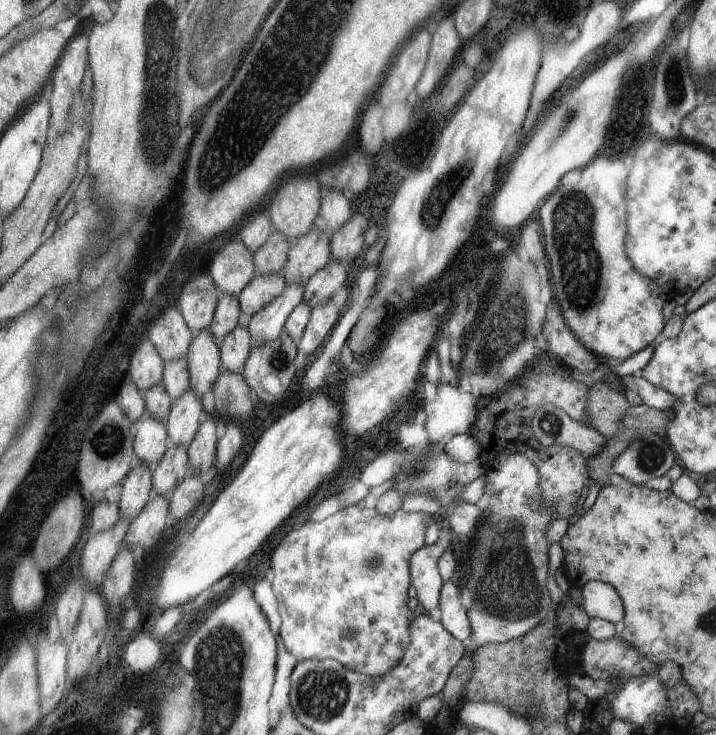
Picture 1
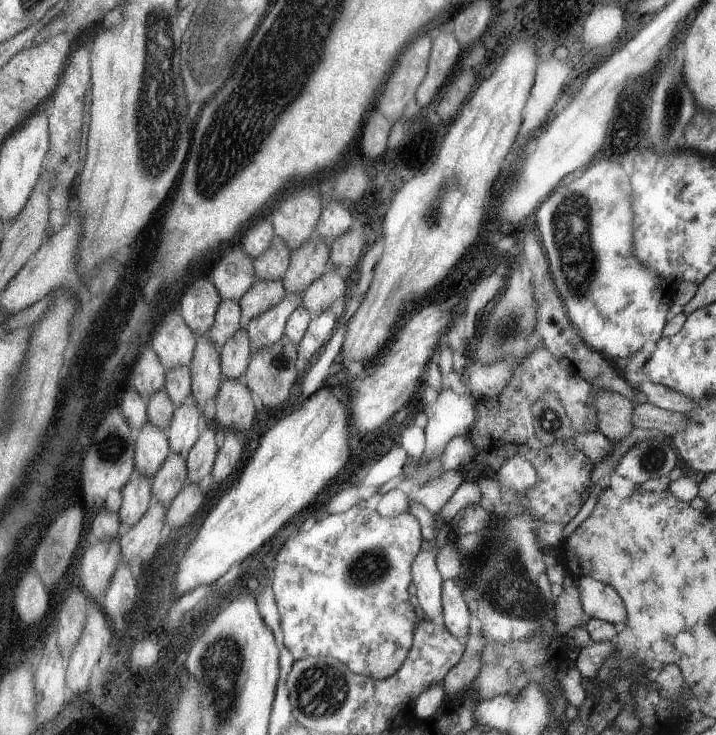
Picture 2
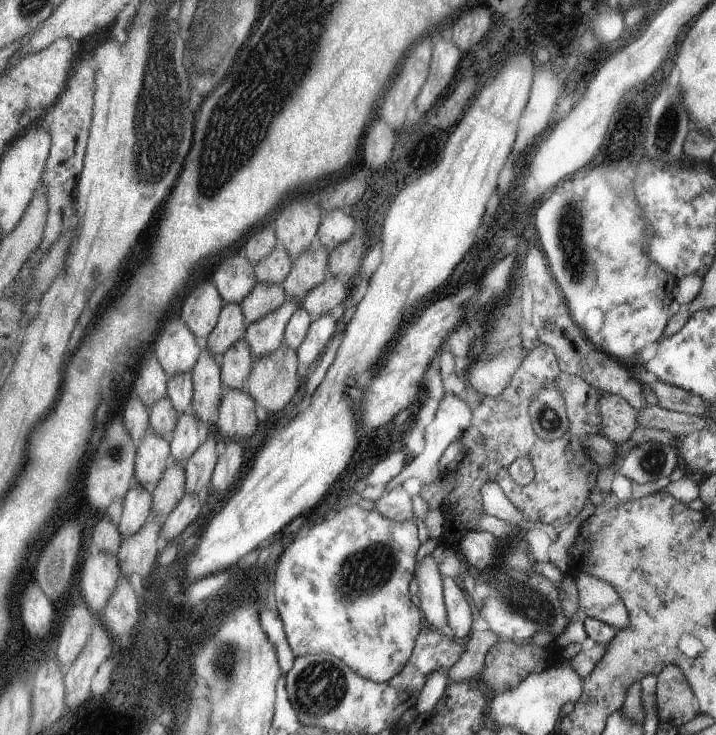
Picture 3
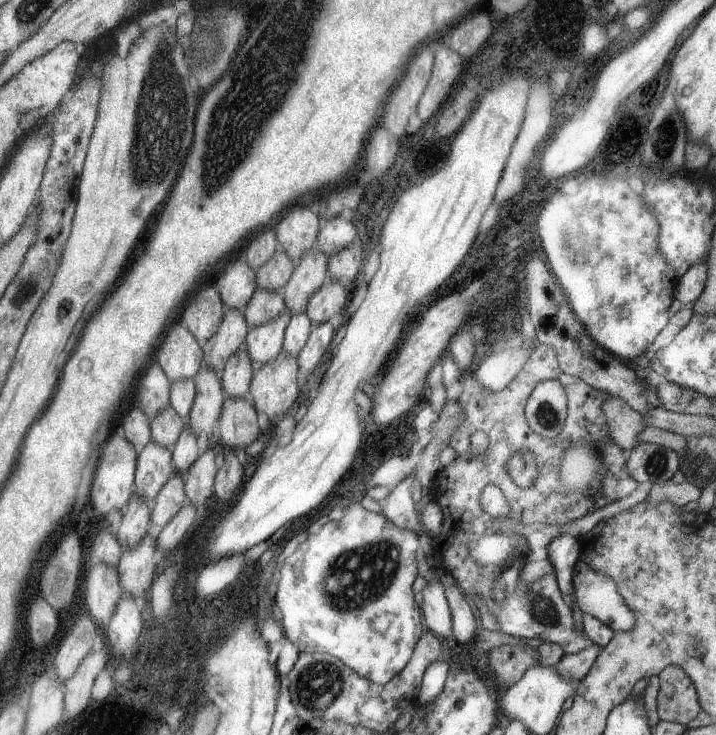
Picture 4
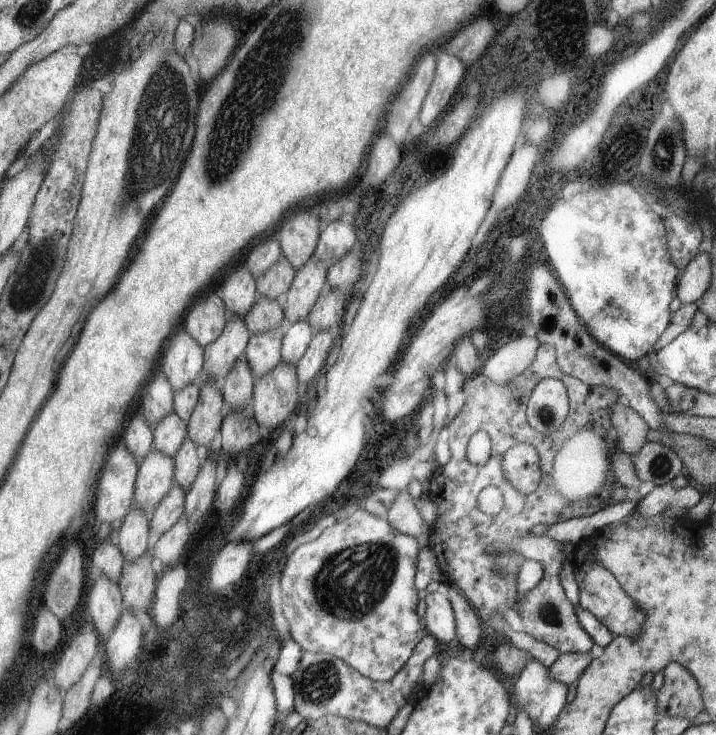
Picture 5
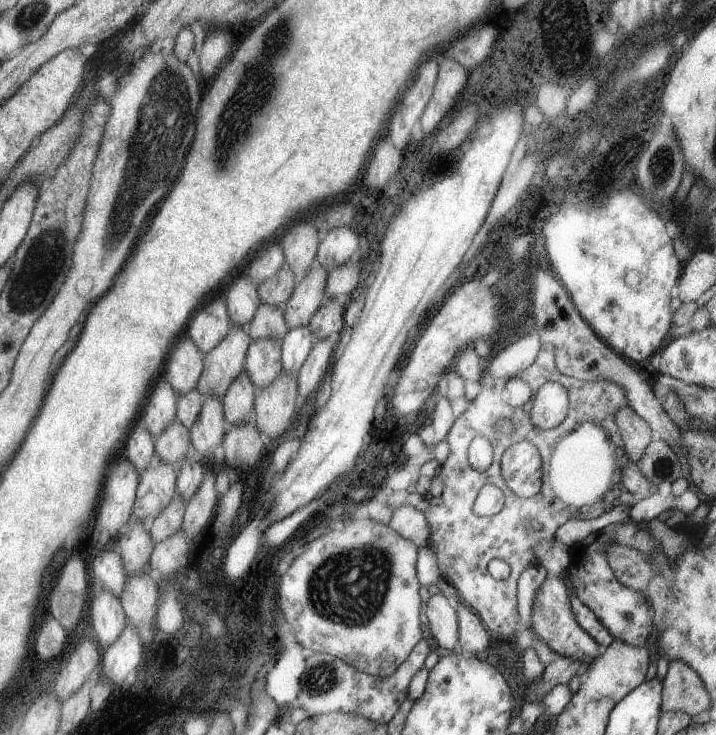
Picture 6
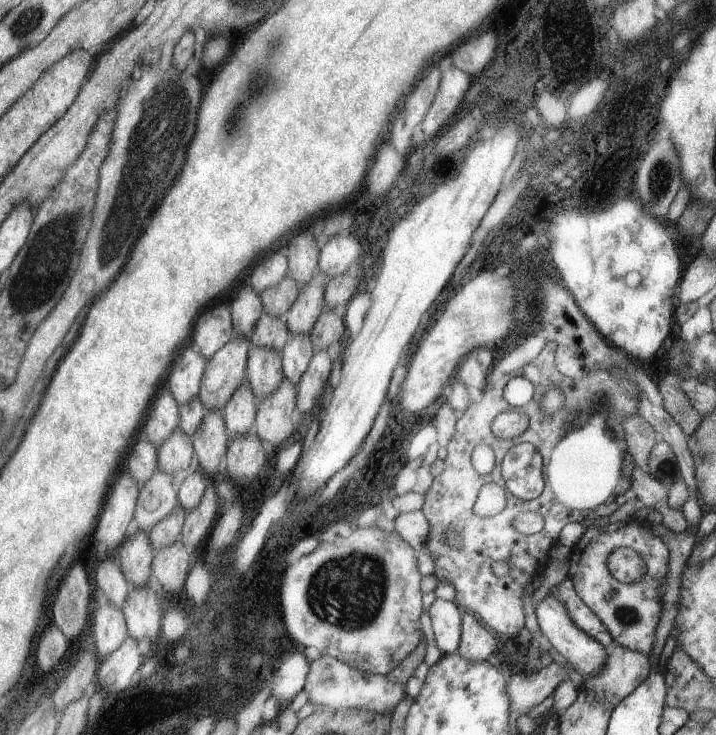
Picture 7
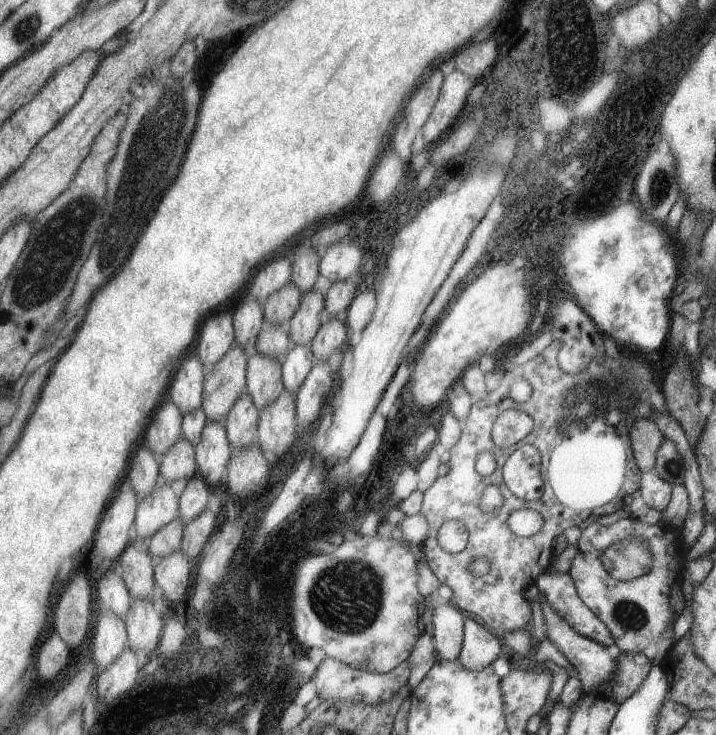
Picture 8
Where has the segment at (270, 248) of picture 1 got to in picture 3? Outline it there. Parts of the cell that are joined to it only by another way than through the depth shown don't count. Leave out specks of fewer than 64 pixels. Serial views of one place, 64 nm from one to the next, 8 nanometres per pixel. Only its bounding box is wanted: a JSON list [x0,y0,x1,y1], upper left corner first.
[254,242,294,285]

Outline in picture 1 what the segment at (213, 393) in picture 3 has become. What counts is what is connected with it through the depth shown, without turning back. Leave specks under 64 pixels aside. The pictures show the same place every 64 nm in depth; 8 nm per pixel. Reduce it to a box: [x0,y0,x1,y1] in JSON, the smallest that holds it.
[186,329,221,396]

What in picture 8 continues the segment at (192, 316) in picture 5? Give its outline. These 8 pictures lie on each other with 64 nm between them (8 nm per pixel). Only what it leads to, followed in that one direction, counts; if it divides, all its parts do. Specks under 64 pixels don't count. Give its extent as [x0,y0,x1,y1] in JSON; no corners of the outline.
[194,312,236,373]

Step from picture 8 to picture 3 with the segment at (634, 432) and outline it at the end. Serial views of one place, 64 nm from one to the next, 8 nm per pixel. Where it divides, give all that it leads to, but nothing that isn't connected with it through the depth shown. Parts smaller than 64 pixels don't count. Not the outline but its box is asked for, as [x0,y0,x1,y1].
[598,393,639,445]

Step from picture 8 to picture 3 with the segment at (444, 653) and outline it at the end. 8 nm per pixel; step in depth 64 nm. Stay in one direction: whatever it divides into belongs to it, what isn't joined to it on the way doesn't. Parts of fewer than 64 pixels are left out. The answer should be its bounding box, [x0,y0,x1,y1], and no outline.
[416,555,449,632]

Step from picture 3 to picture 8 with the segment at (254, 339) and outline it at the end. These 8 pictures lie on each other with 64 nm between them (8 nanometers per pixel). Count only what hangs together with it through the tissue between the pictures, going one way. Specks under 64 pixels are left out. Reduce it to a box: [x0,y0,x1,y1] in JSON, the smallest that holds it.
[245,352,282,412]

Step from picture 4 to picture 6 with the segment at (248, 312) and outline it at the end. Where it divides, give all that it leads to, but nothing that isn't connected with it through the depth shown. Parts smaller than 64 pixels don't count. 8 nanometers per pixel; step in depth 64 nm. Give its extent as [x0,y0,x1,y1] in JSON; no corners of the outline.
[245,303,289,340]

